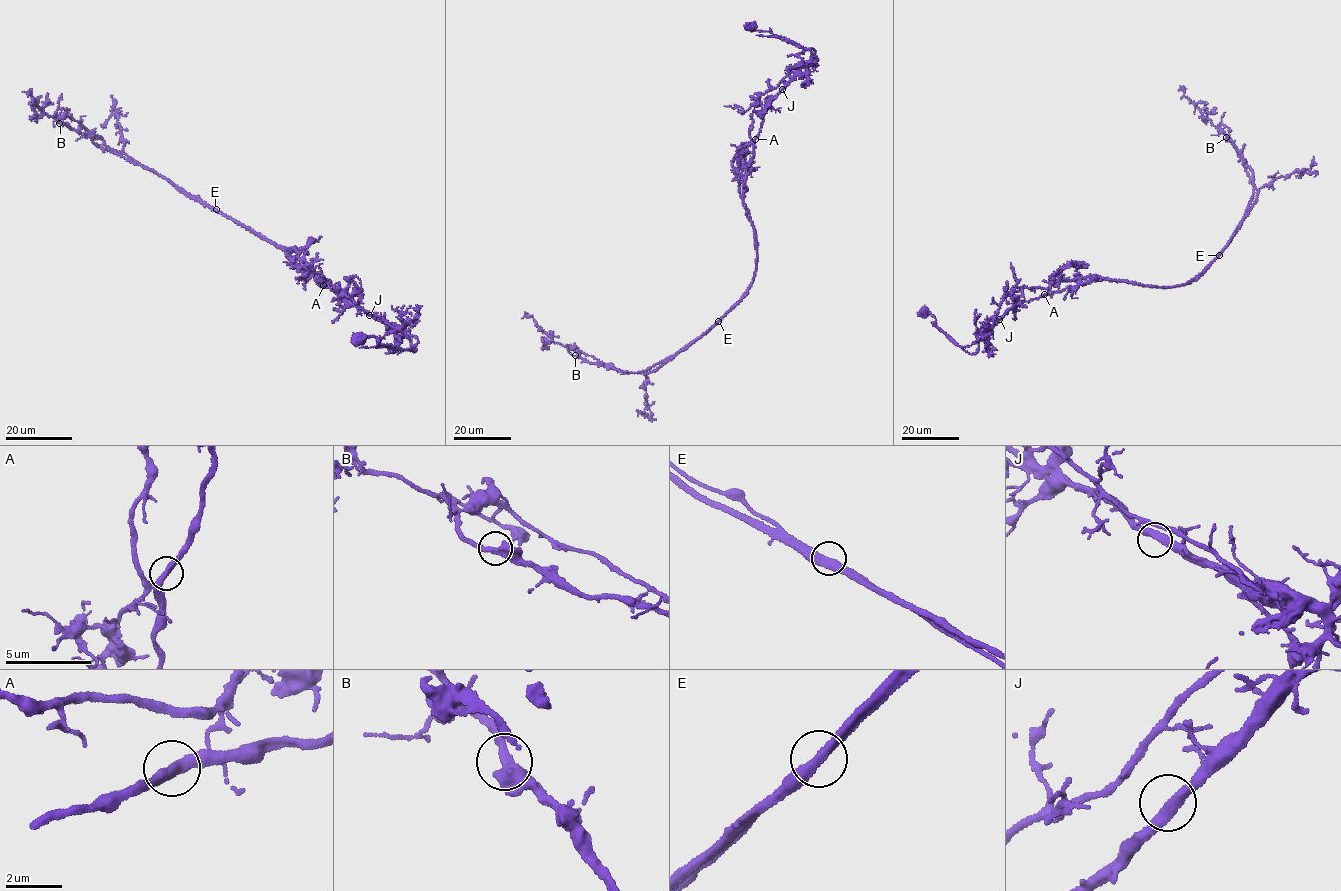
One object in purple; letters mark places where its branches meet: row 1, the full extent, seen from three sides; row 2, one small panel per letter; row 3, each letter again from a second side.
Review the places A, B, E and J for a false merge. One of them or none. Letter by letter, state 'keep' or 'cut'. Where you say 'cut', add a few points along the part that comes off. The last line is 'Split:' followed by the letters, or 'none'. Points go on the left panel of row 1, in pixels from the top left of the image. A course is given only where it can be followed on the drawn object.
A: keep
B: keep
E: cut; course (215, 209), (289, 252), (298, 267), (349, 303), (395, 324), (416, 349), (413, 352), (382, 345), (359, 348)
J: keep
Split: E

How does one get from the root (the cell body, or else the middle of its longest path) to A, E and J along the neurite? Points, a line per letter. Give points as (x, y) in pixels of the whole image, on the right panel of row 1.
A: (924, 313), (930, 313), (935, 325), (963, 348), (979, 340), (1008, 310), (1044, 294)
E: (924, 313), (963, 348), (979, 340), (1008, 310), (1046, 293), (1108, 278), (1181, 285), (1201, 276), (1218, 254)
J: (924, 313), (930, 313), (935, 325), (963, 348), (979, 340), (999, 319)

